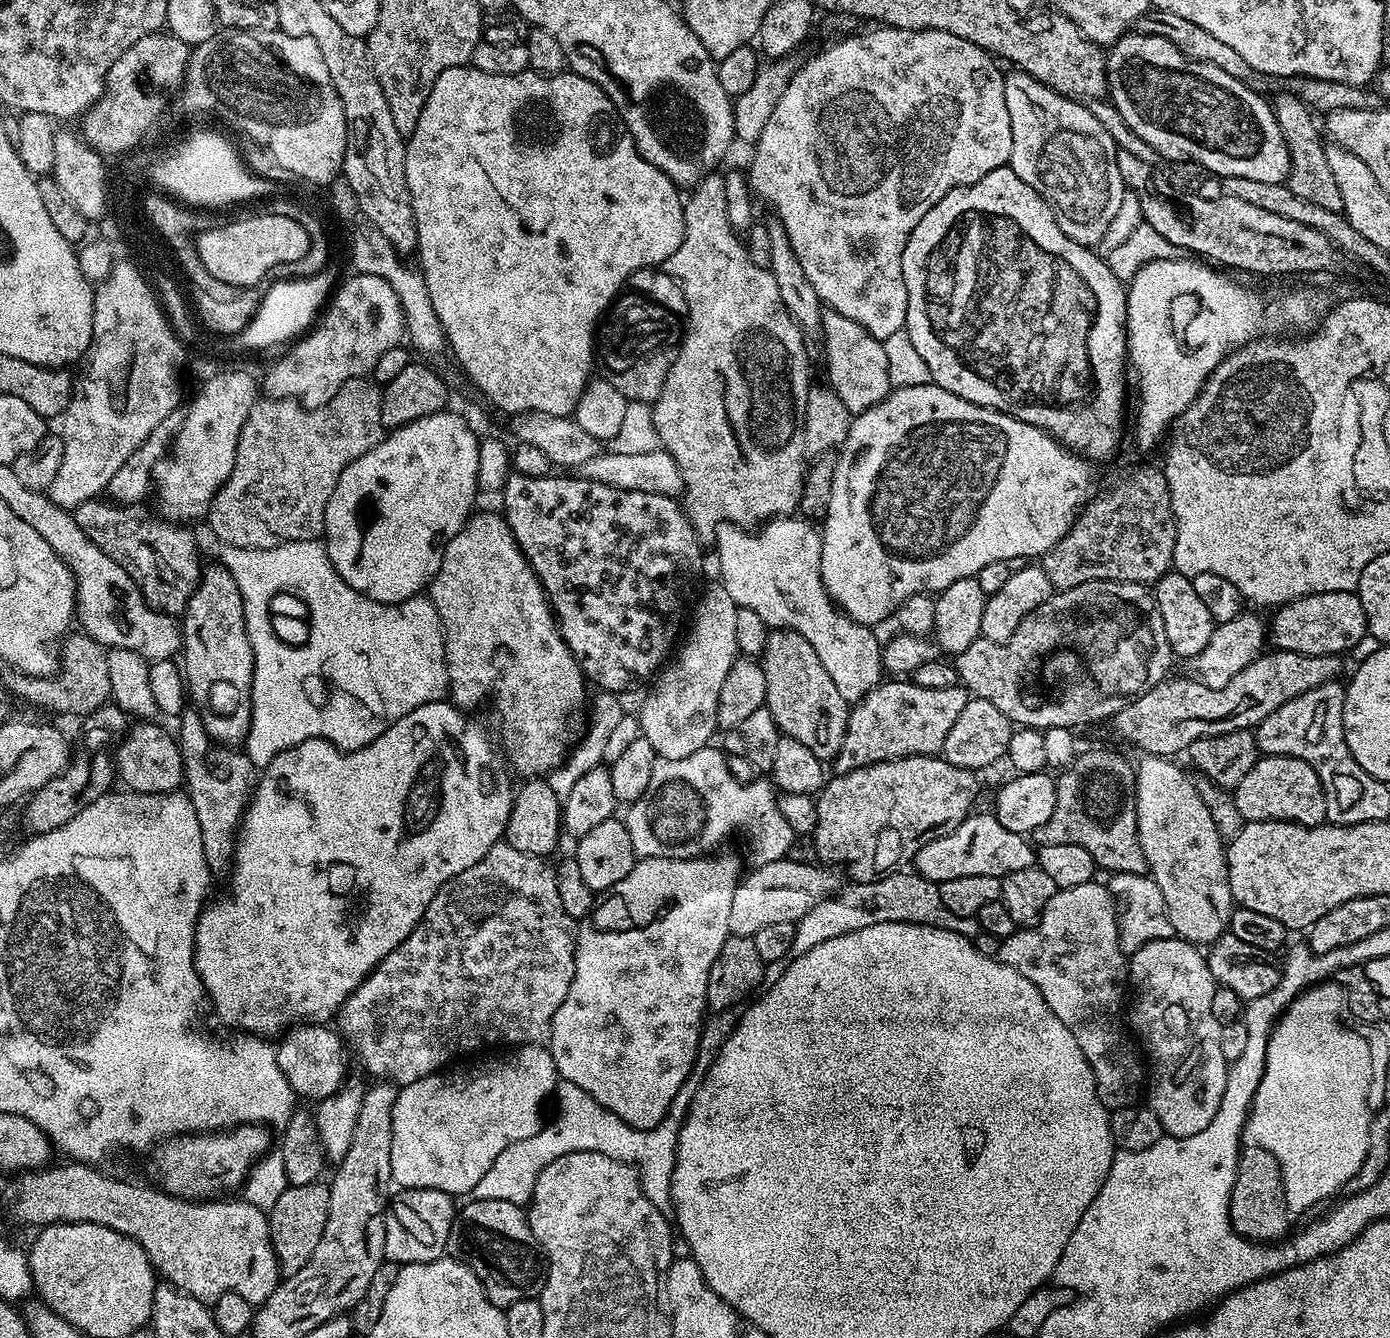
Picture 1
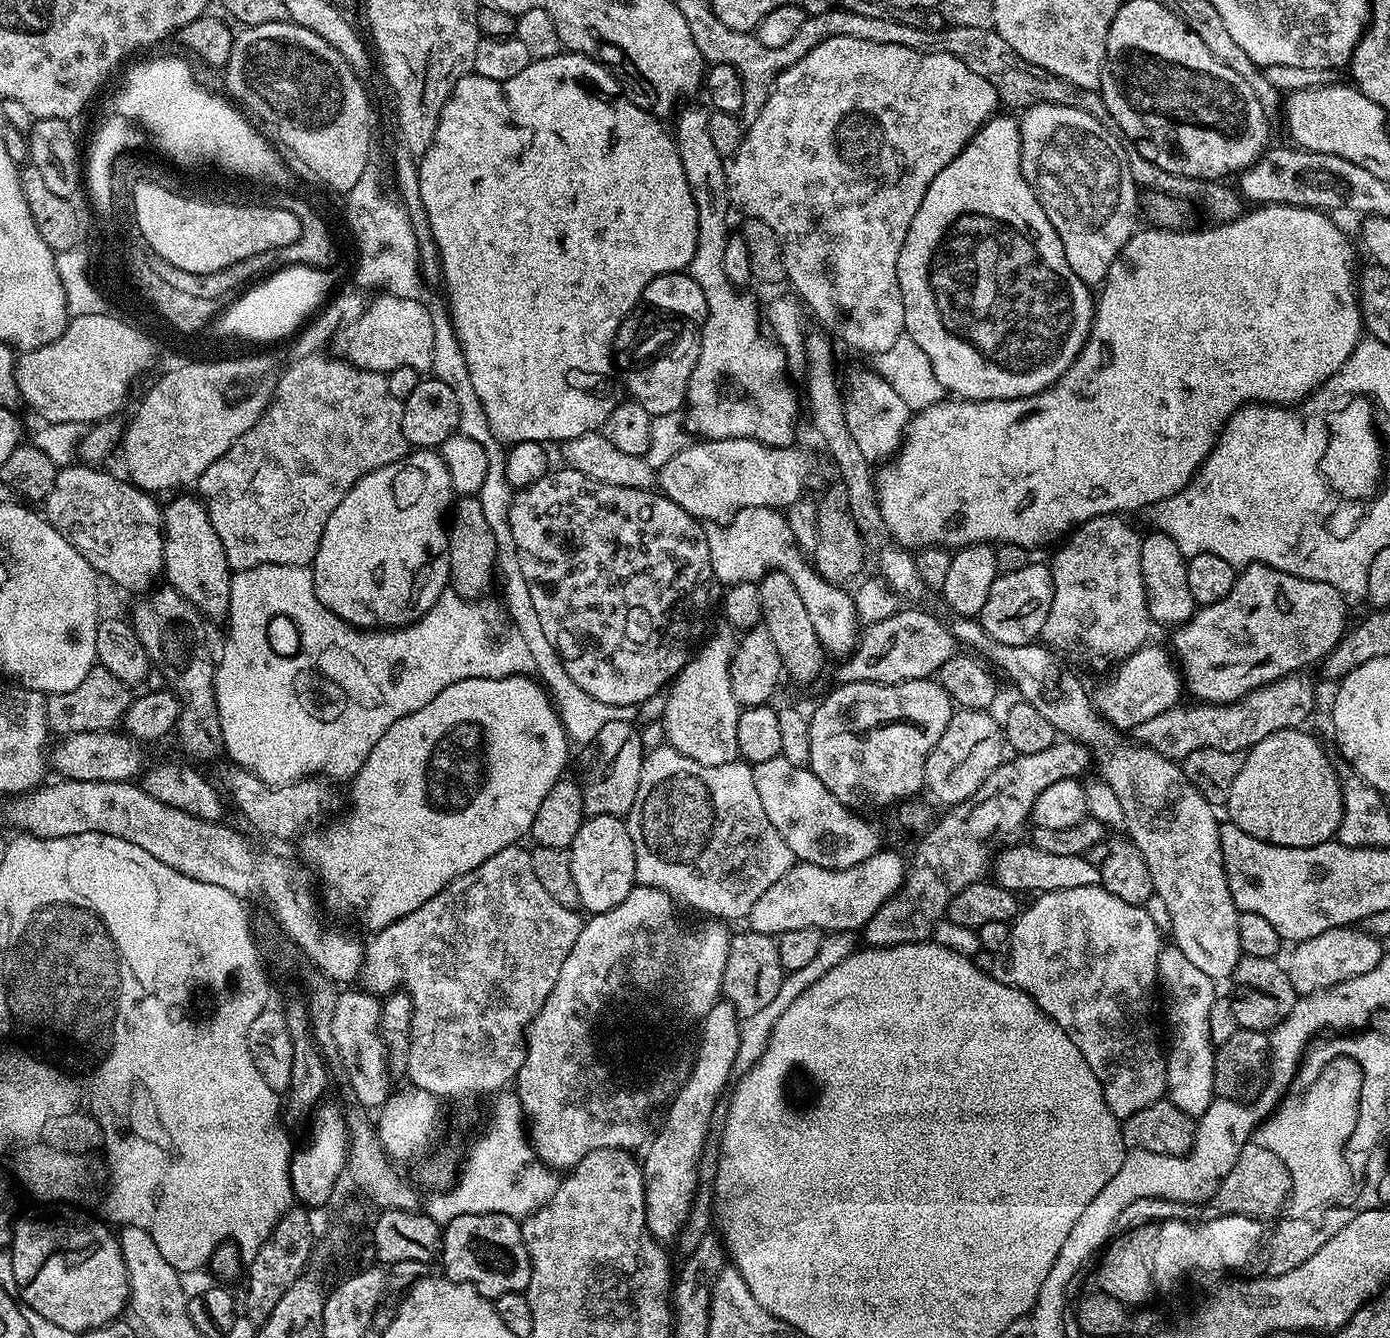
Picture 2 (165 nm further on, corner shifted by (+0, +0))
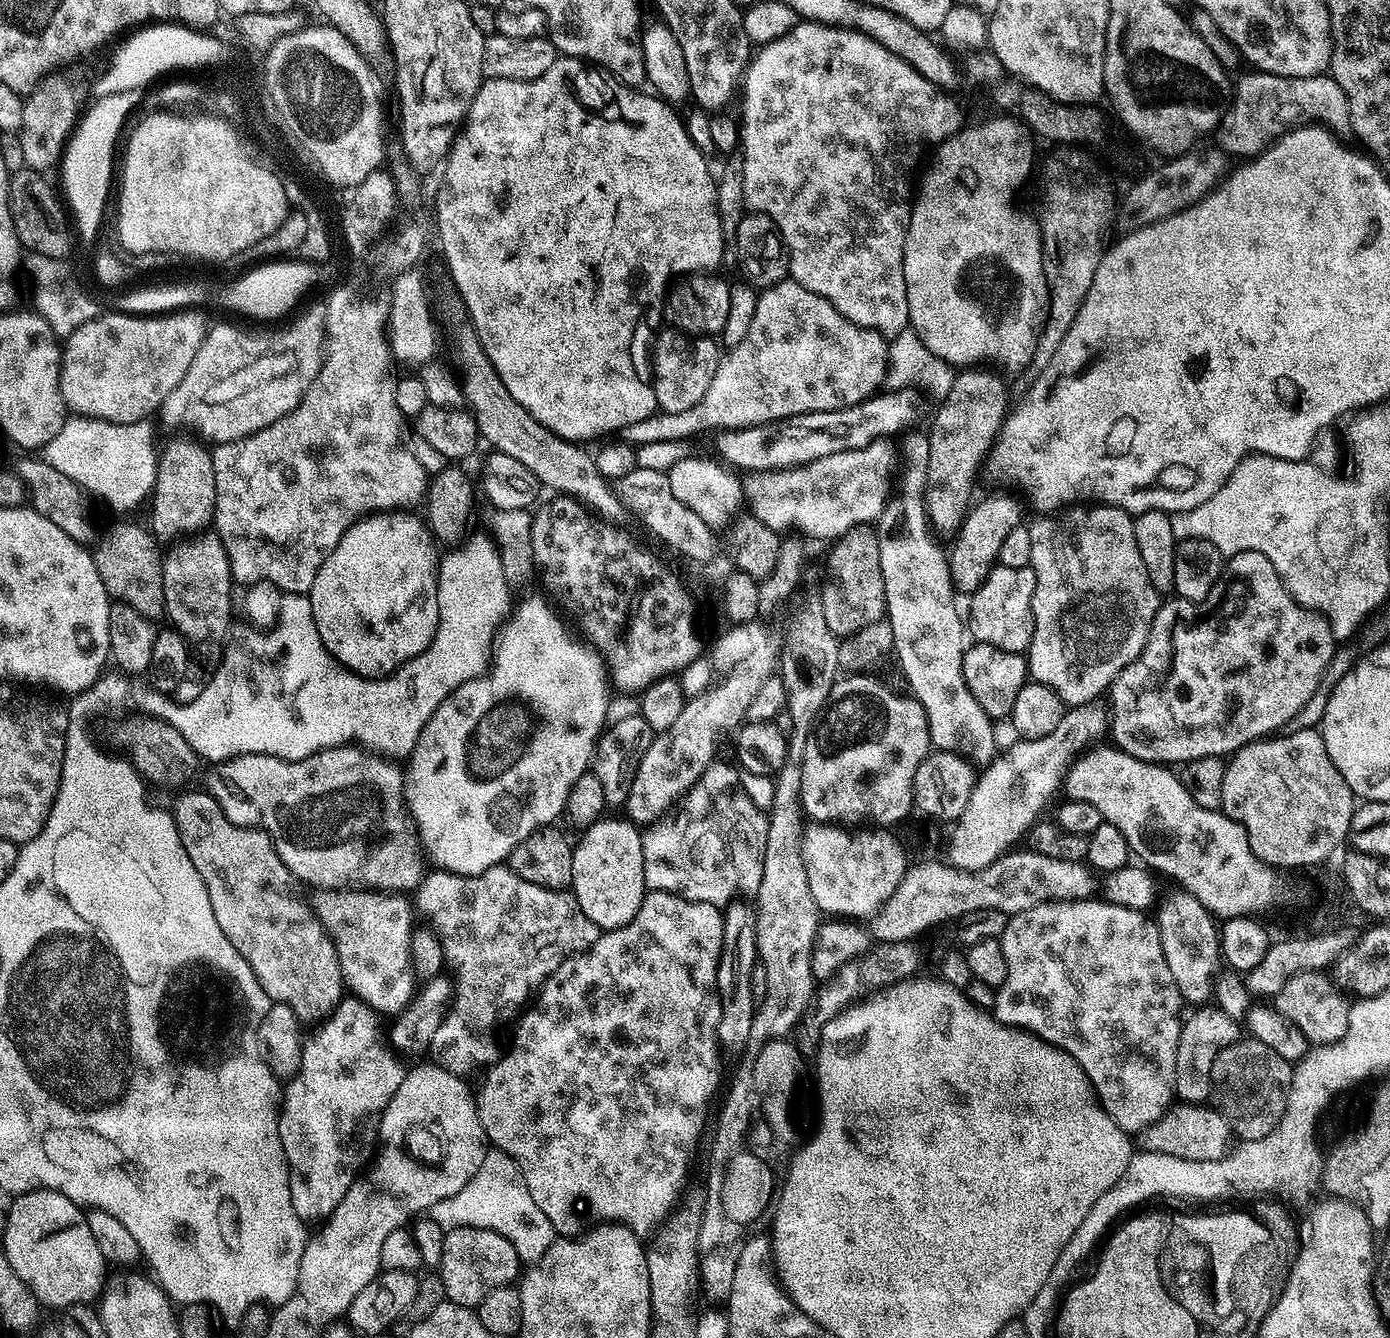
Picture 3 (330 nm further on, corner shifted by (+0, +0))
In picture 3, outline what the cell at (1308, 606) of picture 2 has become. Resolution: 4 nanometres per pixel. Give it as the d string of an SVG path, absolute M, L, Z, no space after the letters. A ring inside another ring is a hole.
M1246 550L1227 557L1224 570L1220 573L1220 580L1202 602L1190 602L1179 598L1168 599L1161 603L1156 612L1154 622L1150 626L1150 634L1146 638L1146 646L1140 651L1139 658L1127 664L1117 674L1110 689L1110 697L1112 696L1112 708L1110 704L1111 743L1121 752L1130 754L1139 760L1151 760L1153 764L1183 766L1189 760L1198 758L1210 758L1211 756L1228 758L1242 746L1253 744L1255 740L1262 740L1277 733L1288 724L1290 718L1298 710L1302 710L1302 706L1306 706L1306 702L1310 700L1310 694L1314 694L1314 690L1318 690L1318 682L1338 647L1327 618L1313 608L1301 606L1284 588L1279 574L1274 570L1274 562L1270 562L1270 558L1266 558L1266 554L1254 550Z

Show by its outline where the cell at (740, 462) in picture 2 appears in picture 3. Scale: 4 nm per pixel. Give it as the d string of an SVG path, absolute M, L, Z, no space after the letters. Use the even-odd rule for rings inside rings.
M887 439L875 440L866 447L858 450L846 450L838 454L826 454L826 458L811 460L797 468L778 468L773 472L749 472L742 480L742 496L746 501L747 511L757 516L770 530L781 534L793 528L812 540L828 540L834 542L846 530L860 524L872 524L879 519L890 495L888 477L893 477L896 450L889 445Z

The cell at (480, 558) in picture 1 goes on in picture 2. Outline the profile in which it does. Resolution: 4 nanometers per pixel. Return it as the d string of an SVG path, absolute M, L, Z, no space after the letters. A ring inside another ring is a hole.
M465 496L455 501L450 512L448 528L448 578L451 591L467 600L483 597L497 575L494 533L482 514L476 496Z

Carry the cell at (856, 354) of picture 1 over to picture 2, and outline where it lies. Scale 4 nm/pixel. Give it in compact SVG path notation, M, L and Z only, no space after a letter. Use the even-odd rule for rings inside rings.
M868 367L850 373L848 384L846 380L844 417L846 418L846 430L850 430L858 450L862 450L865 458L869 462L884 459L887 461L895 457L900 450L900 445L904 443L910 410L906 402L902 402L902 398L891 388L890 382L886 382L876 371Z

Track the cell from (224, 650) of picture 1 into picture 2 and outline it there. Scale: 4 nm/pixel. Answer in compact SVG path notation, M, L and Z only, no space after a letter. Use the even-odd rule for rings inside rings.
M173 495L167 505L162 508L162 527L164 530L164 571L163 575L168 576L167 583L174 590L178 590L178 594L182 594L182 598L186 598L199 608L201 616L209 621L223 621L228 615L228 607L230 606L230 586L232 585L232 577L234 575L231 568L226 562L226 554L222 550L222 538L218 538L214 526L208 517L208 509L204 507L204 501L192 496L176 496Z

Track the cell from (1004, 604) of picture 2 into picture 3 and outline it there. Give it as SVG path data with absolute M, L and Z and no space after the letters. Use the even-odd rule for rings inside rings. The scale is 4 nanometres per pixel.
M997 566L982 582L976 592L971 593L966 608L966 628L971 639L977 644L998 646L998 650L1027 653L1032 635L1034 634L1034 614L1032 599L1034 598L1034 582L1036 575L1029 566L1015 568L1014 566Z

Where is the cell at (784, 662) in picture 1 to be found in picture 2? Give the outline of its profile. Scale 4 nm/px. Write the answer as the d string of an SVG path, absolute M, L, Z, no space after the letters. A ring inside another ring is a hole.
M767 572L758 582L760 585L760 619L763 626L770 632L775 643L775 649L781 655L783 671L800 684L808 684L820 676L824 668L826 653L820 644L818 634L814 634L814 622L810 622L810 614L806 614L806 606L798 590L794 590L794 582L785 572Z

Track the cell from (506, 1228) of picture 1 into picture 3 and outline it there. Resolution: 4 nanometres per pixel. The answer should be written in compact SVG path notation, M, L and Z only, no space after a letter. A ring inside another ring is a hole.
M449 1228L445 1231L445 1246L442 1249L438 1275L442 1278L445 1297L451 1303L475 1309L482 1298L490 1294L490 1290L512 1284L521 1272L522 1262L514 1246L510 1246L510 1242L502 1238L502 1234L481 1228Z

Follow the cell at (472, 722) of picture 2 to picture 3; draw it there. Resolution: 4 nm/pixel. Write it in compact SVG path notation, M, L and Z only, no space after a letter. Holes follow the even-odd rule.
M543 595L540 596L534 596L520 605L518 605L519 603L515 605L514 614L509 615L508 619L504 621L496 637L494 655L487 673L458 686L458 690L454 690L444 699L442 706L438 706L438 710L434 710L432 717L426 722L422 734L418 734L418 742L411 754L406 757L408 769L405 767L402 772L404 803L416 829L416 834L420 838L423 855L431 863L433 860L436 863L433 865L437 869L463 876L482 874L486 870L503 865L514 850L514 846L518 846L518 842L522 842L522 838L526 838L539 828L555 825L556 819L558 821L561 819L566 806L566 798L570 794L574 782L578 782L581 774L589 771L592 757L596 751L596 742L606 726L610 684L606 679L606 669L599 653L579 639L572 640L571 634L564 629L565 621L558 615L557 609Z

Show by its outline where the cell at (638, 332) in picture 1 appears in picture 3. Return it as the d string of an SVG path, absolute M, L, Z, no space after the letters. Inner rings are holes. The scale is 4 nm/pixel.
M665 327L665 332L656 336L656 345L652 348L652 380L650 390L656 399L656 406L662 412L677 412L678 410L690 410L690 406L702 400L702 394L706 394L706 386L710 386L710 378L714 378L716 368L720 364L721 349L716 349L717 341L712 338L696 339L687 332L677 332L675 328Z

